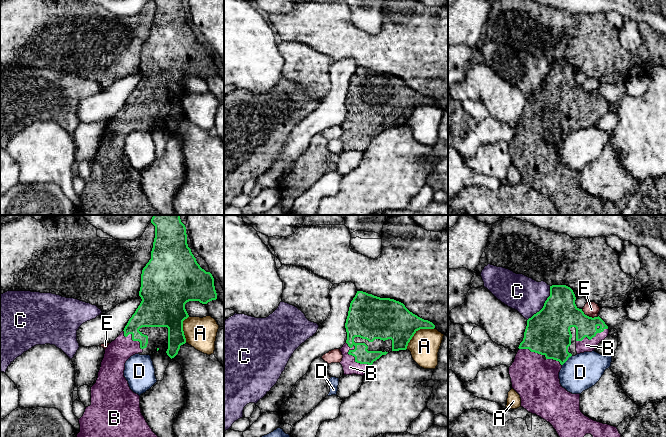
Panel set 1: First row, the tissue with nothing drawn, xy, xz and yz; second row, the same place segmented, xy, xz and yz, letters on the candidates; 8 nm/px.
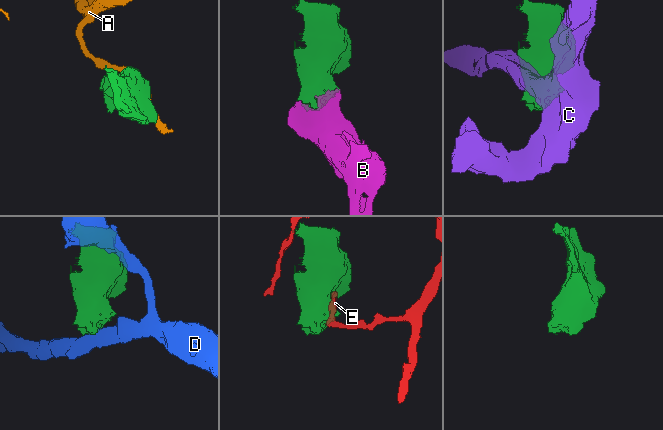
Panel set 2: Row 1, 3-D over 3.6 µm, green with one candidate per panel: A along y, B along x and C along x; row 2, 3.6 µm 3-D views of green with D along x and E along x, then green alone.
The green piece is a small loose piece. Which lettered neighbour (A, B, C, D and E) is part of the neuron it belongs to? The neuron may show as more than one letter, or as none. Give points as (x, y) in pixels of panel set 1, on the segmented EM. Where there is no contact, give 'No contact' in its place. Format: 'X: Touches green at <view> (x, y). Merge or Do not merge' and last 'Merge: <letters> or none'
A: Touches green at xz (417, 330). Do not merge
B: Touches green at xz (355, 358). Merge
C: Touches green at yz (544, 304). Do not merge
D: Touches green at yz (567, 359). Do not merge
E: Touches green at yz (588, 316). Do not merge
Merge: B

